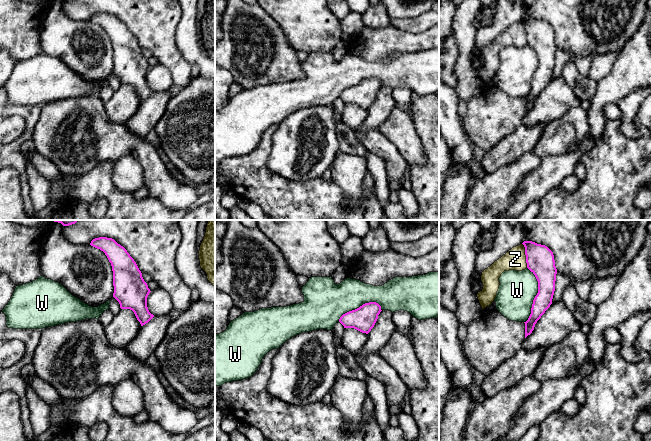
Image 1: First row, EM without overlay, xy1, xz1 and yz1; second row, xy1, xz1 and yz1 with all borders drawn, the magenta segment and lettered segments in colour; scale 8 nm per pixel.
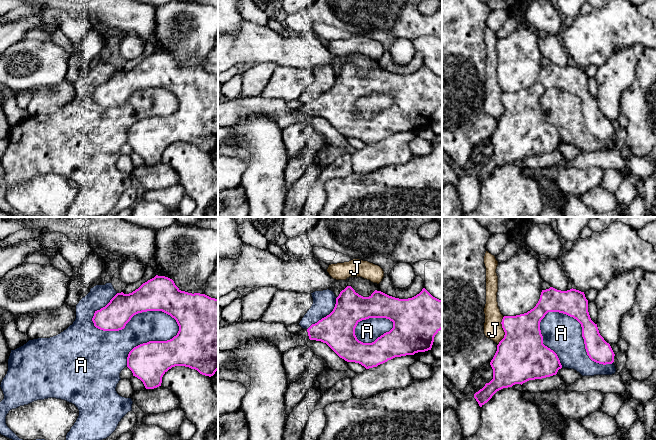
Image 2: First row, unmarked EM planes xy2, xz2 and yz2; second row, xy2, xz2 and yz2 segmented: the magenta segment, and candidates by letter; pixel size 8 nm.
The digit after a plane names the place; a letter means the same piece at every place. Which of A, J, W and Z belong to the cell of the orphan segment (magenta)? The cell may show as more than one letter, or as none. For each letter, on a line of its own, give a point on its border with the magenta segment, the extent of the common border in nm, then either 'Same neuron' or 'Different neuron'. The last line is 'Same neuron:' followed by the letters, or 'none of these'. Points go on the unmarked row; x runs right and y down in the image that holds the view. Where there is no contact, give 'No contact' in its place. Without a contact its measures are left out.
A: Touches magenta at xy2 (135, 90). Shared border 700 nm. Different neuron
J: Touches magenta at yz2 (503, 105). Shared border 240 nm. Different neuron
W: Touches magenta at yz1 (536, 71). Shared border 440 nm. Different neuron
Z: Touches magenta at yz1 (525, 30). Shared border 200 nm. Different neuron
Same neuron: none of these

